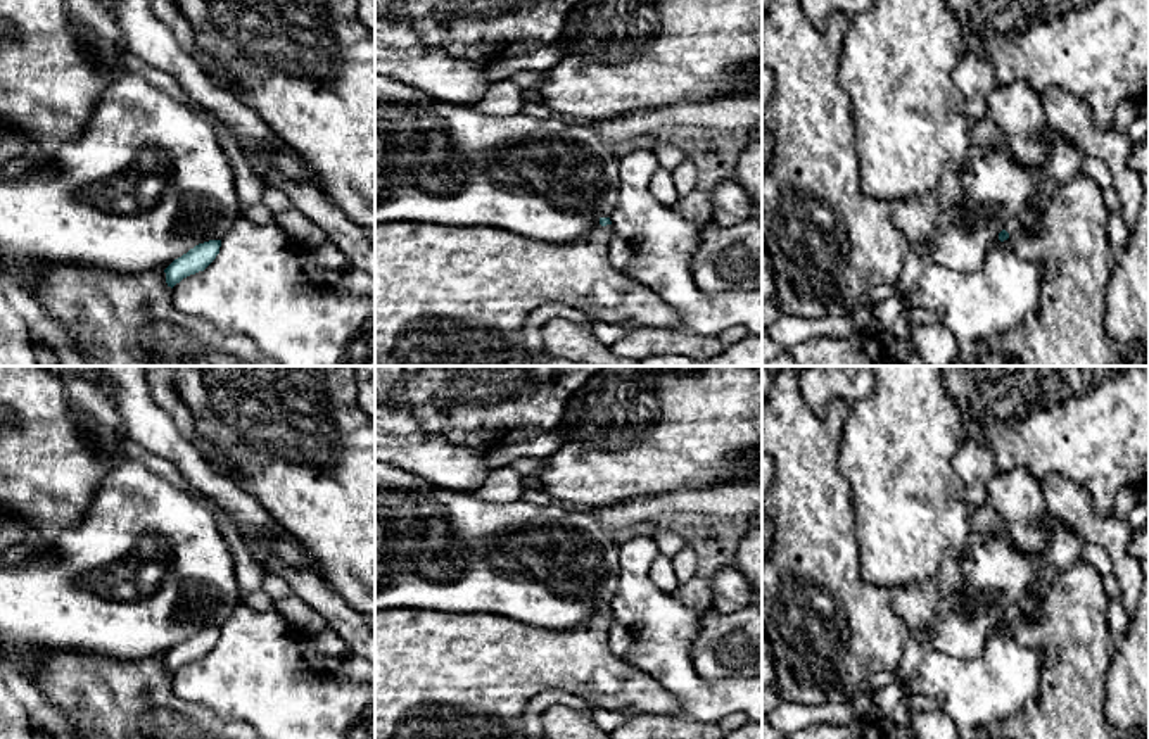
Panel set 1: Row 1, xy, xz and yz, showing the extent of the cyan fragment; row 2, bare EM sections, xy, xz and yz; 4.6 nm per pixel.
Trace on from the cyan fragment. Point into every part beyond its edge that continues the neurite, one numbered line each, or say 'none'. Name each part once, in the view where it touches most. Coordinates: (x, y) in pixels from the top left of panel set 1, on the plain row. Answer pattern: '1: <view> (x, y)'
1: xz (619, 639)

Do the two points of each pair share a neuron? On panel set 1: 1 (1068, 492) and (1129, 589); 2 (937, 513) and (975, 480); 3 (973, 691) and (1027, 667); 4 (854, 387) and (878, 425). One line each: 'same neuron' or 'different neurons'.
1: same neuron
2: different neurons
3: same neuron
4: different neurons

